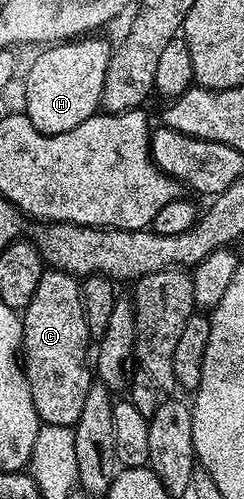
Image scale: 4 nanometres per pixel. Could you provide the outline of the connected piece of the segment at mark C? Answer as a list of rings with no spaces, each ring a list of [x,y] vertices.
[[[45,268],[34,291],[34,299],[22,310],[24,343],[22,364],[30,383],[30,395],[45,425],[75,426],[82,415],[86,391],[94,384],[90,368],[90,338],[86,327],[84,299],[80,296],[80,281],[60,269]]]

